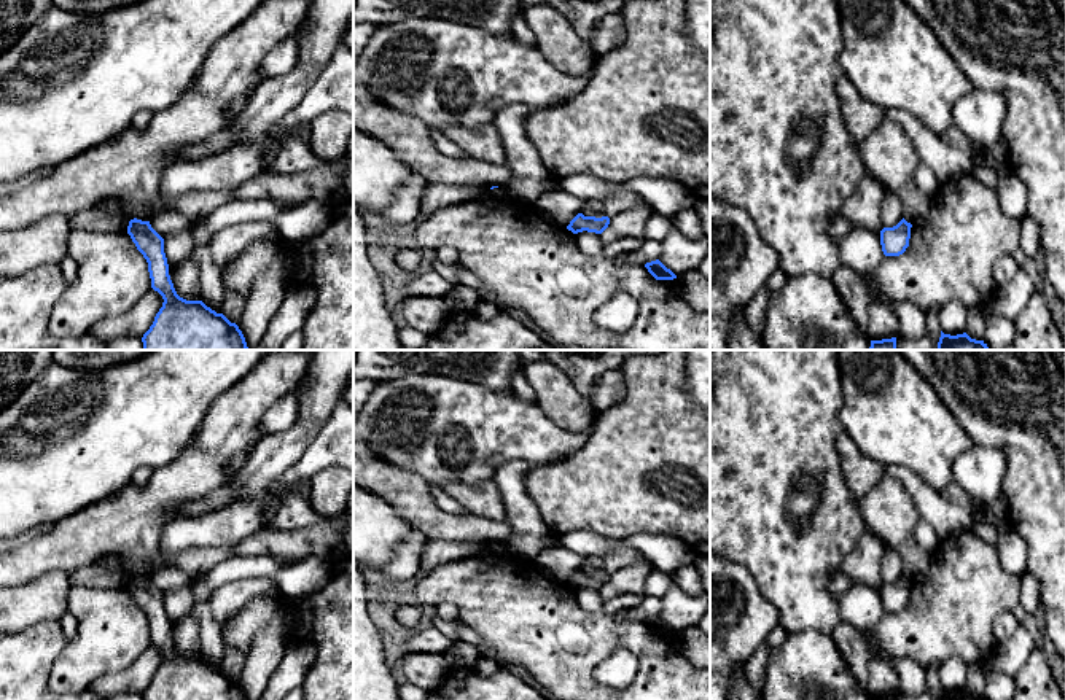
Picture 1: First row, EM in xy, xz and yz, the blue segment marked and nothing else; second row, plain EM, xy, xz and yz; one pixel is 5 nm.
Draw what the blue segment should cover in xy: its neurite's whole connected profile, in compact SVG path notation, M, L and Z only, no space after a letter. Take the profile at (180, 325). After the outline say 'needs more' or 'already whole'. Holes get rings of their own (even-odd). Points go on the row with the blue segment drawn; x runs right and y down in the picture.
M131 220L127 234L148 262L151 288L164 302L143 334L143 350L250 350L236 323L202 301L180 298L169 275L164 239L150 221Z | already whole

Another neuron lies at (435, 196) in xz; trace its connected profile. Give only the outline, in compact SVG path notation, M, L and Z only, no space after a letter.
M427 183L420 199L420 215L427 218L451 204L478 199L484 191L471 185Z

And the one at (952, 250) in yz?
M973 173L941 186L930 210L912 223L909 247L899 256L884 256L871 274L880 291L895 301L911 301L925 313L950 301L966 307L987 305L997 290L993 266L1020 247L1020 220L1008 216L997 189L981 185Z

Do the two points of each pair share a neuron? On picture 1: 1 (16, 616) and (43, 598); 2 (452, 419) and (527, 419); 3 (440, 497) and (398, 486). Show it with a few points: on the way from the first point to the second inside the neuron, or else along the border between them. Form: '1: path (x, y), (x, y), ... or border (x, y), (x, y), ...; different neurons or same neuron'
1: path (23, 610), (37, 602); same neuron
2: path (472, 419), (508, 419); same neuron
3: border (430, 487), (430, 497), (444, 511), (464, 516); different neurons

